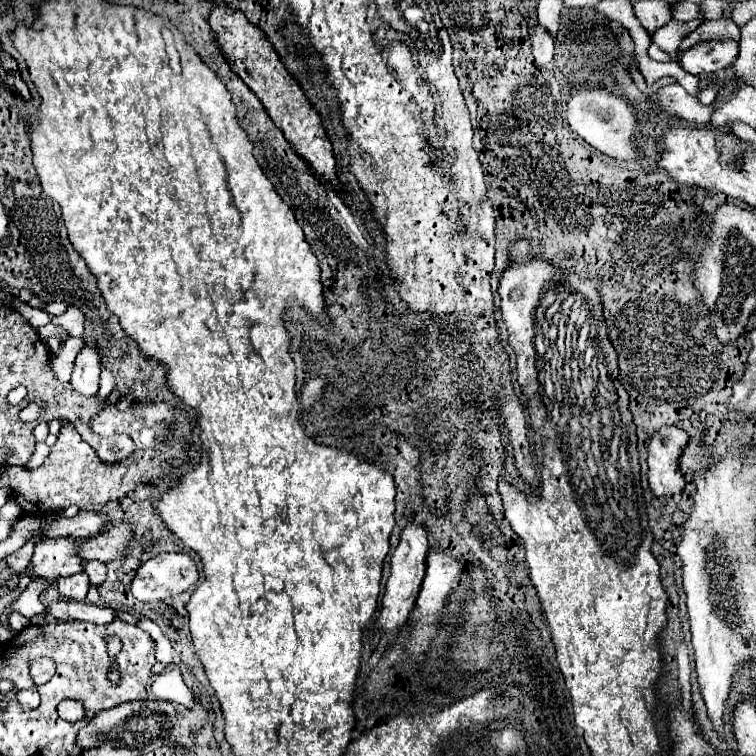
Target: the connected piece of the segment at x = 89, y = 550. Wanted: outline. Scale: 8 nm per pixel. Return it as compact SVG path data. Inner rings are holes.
M114 523L100 531L100 537L90 537L80 545L80 557L96 561L112 561L124 557L124 545L132 539L128 523Z

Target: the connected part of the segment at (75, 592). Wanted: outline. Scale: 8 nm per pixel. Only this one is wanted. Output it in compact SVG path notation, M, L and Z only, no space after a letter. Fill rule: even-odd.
M76 573L76 575L70 575L70 577L58 579L60 595L70 599L70 601L84 601L88 587L90 587L90 583L88 583L86 573Z

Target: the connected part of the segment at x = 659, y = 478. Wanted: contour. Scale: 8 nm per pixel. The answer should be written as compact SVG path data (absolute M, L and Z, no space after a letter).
M662 427L648 443L648 485L652 495L676 495L684 489L680 455L688 433L678 427Z

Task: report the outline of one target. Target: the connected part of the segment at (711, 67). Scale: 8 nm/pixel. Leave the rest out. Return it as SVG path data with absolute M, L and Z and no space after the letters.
M708 41L688 51L680 51L680 65L696 77L706 77L732 67L736 57L738 45L734 41Z

